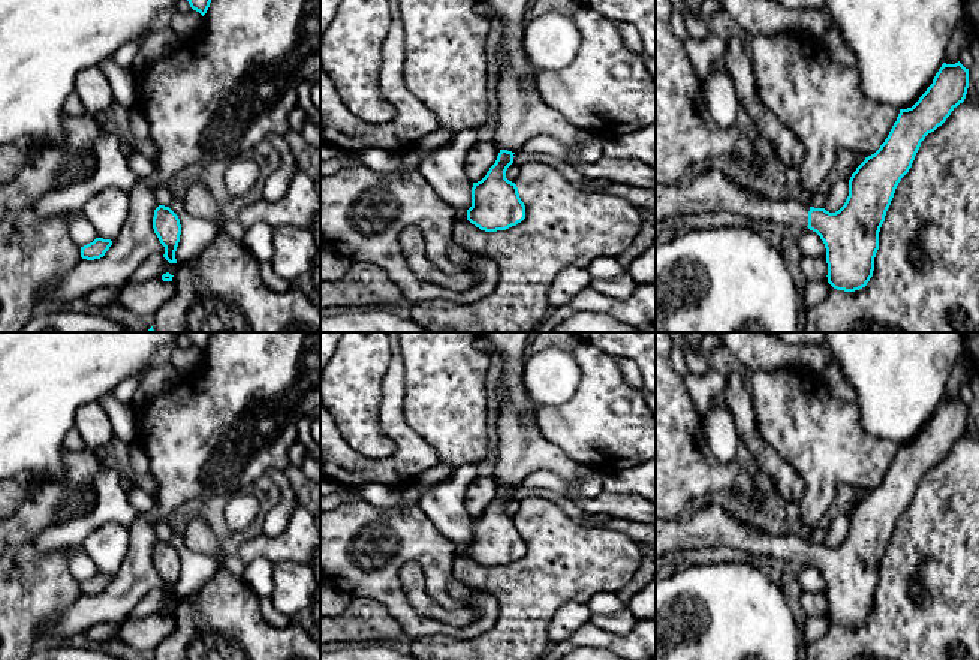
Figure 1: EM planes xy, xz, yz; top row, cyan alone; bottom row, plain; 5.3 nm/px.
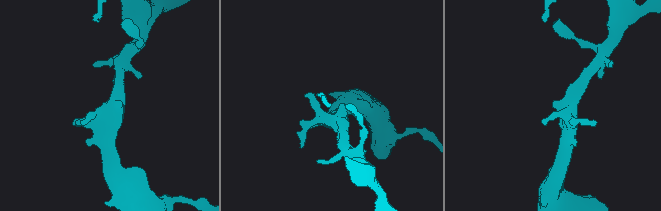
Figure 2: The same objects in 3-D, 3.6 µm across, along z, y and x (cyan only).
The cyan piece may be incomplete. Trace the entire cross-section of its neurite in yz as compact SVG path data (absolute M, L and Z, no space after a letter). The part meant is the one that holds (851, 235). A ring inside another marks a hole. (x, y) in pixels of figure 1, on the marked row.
M960 61L955 64L943 63L933 84L919 100L912 108L900 109L897 121L880 148L865 157L852 174L849 180L849 196L844 205L835 213L829 213L825 208L814 208L808 202L790 198L787 193L768 198L754 195L711 165L707 172L696 174L681 184L656 183L656 223L677 214L687 216L729 211L759 223L768 221L780 223L792 229L810 229L816 232L825 244L828 283L837 290L859 290L865 287L873 277L874 257L879 250L879 232L898 183L912 168L921 142L928 133L942 126L951 112L964 102L967 88L969 69Z

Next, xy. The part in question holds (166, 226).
M159 205L154 210L153 229L160 244L165 247L163 257L169 263L177 263L175 251L181 235L178 216L169 207Z

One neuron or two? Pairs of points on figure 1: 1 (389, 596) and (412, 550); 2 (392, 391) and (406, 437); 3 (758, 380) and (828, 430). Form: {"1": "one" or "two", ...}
{"1": "one", "2": "one", "3": "one"}

